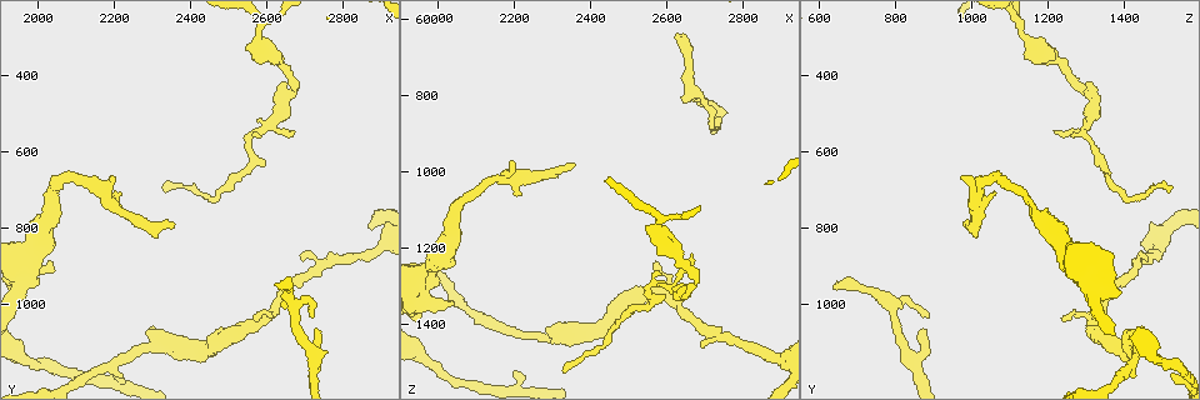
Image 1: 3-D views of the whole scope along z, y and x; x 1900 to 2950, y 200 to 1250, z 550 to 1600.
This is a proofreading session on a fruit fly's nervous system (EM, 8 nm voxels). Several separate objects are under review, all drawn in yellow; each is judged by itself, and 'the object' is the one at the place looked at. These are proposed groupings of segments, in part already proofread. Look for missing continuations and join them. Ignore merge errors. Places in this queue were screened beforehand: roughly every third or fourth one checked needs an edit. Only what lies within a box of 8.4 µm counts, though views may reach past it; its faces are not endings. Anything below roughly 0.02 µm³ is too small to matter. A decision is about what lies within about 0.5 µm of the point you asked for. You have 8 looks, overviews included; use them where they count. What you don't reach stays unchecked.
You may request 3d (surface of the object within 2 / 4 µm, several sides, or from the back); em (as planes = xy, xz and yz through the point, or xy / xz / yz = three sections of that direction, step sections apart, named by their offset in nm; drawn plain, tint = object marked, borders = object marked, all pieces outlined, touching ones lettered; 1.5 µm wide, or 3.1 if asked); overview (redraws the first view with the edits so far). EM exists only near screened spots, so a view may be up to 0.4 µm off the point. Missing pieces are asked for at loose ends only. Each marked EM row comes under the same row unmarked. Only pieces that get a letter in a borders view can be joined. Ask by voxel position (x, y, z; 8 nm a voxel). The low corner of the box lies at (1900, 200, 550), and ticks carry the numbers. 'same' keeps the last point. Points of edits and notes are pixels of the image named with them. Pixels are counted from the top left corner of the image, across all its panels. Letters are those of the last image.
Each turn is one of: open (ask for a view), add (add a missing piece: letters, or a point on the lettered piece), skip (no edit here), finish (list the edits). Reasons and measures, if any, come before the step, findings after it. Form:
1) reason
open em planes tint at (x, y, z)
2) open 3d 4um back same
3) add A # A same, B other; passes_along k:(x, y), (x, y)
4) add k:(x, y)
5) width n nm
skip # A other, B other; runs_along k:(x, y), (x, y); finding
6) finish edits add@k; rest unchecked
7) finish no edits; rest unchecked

an open end
open 3d 2um at (2630, 955, 635)

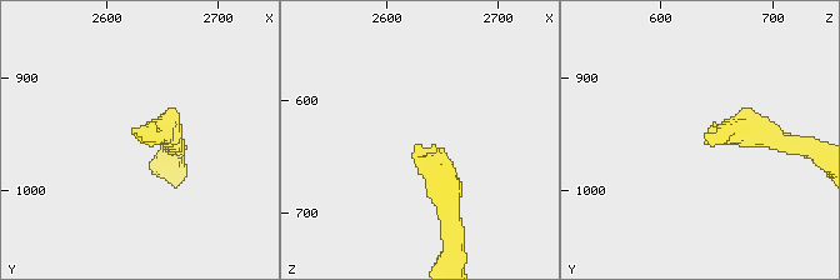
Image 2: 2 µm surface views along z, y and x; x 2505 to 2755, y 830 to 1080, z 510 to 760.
need the tissue
open em planes borders at (2630, 954, 644)

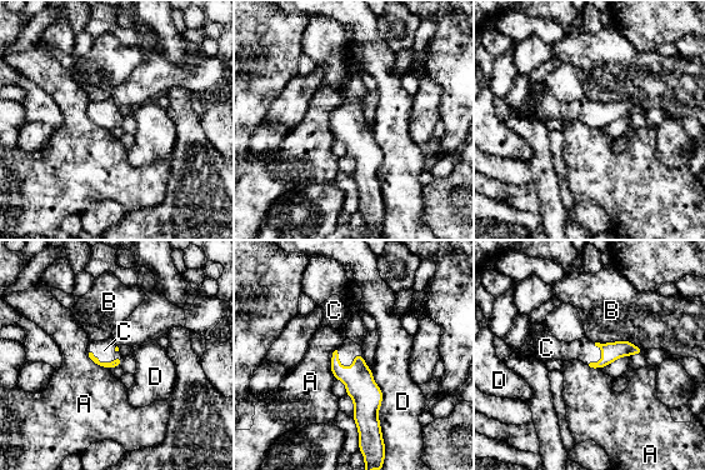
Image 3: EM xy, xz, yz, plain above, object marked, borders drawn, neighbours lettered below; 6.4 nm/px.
add C # A other, B other, C same, D other; passes_along 3:(360, 385), (353, 364), (349, 349); it goes on there

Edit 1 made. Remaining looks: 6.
redraw
open overview

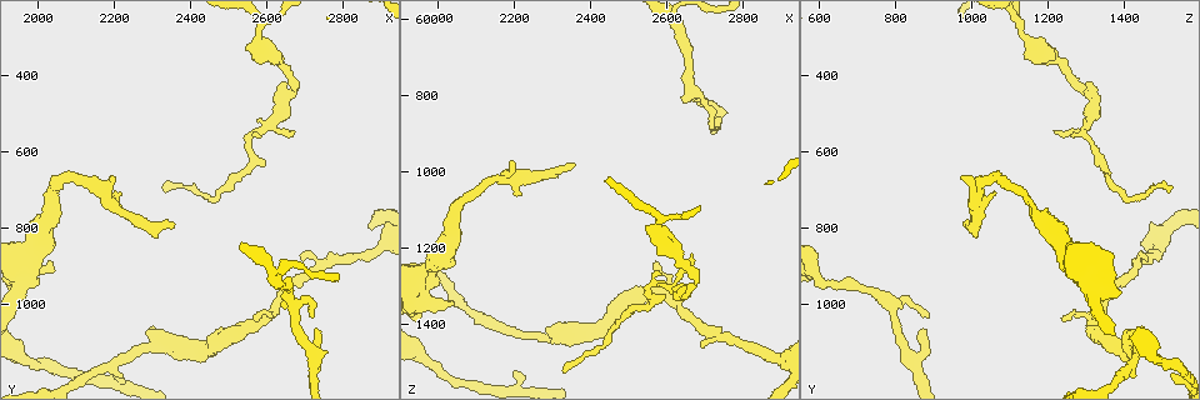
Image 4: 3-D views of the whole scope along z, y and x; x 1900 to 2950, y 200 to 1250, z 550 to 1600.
tapers out
open 3d 2um at (2360, 785, 990)

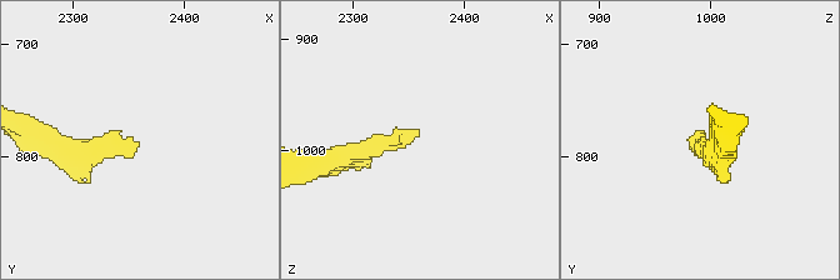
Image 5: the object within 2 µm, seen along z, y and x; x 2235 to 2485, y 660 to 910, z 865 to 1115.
open em yz step 4 tint at (2360, 784, 984)

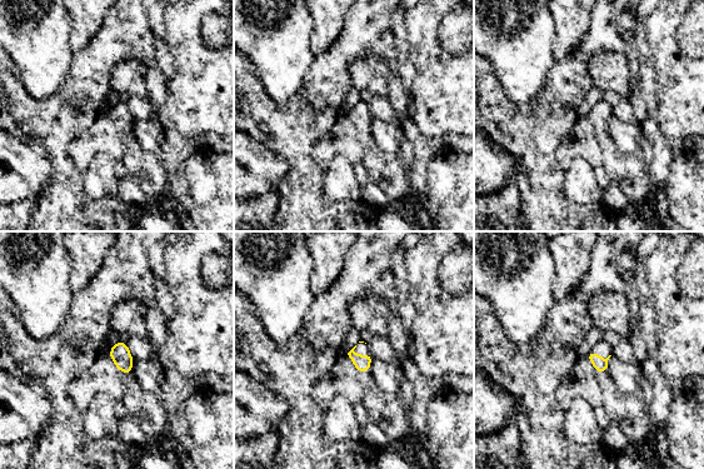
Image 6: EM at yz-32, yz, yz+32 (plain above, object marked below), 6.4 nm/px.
cut it another way
open em planes borders same

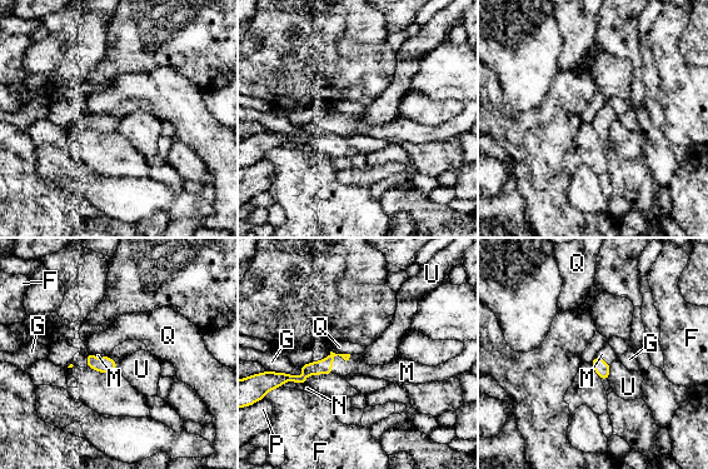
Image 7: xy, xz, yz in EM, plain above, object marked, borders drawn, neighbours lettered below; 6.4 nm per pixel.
add M # F other, G other, M same, N other, P other, Q other, U other; it goes on there

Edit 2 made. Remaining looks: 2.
open 3d 2um at (2325, 685, 1520)

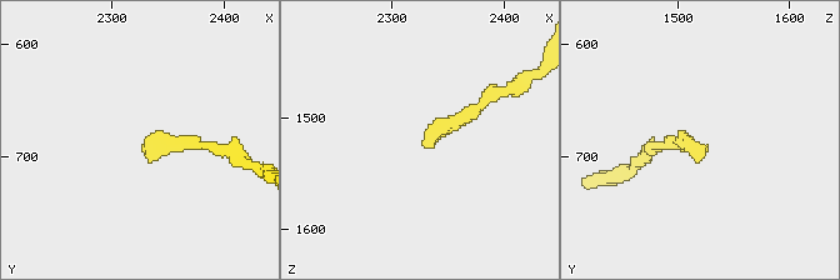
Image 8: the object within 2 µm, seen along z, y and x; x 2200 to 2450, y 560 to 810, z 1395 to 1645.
open em planes borders at (2330, 688, 1526)

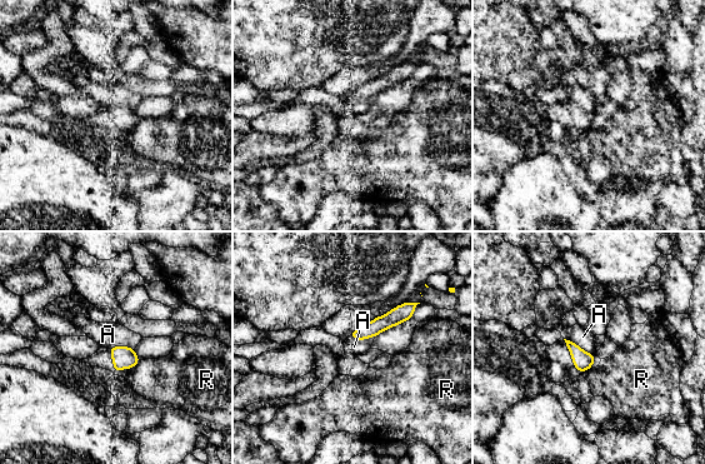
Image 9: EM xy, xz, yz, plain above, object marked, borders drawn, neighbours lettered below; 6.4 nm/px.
skip # A other, R other; runs_along 9:(411, 307), (389, 320), (355, 335); no lettered piece goes on from it

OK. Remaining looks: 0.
finish edits add@3, add@7; rest unchecked

